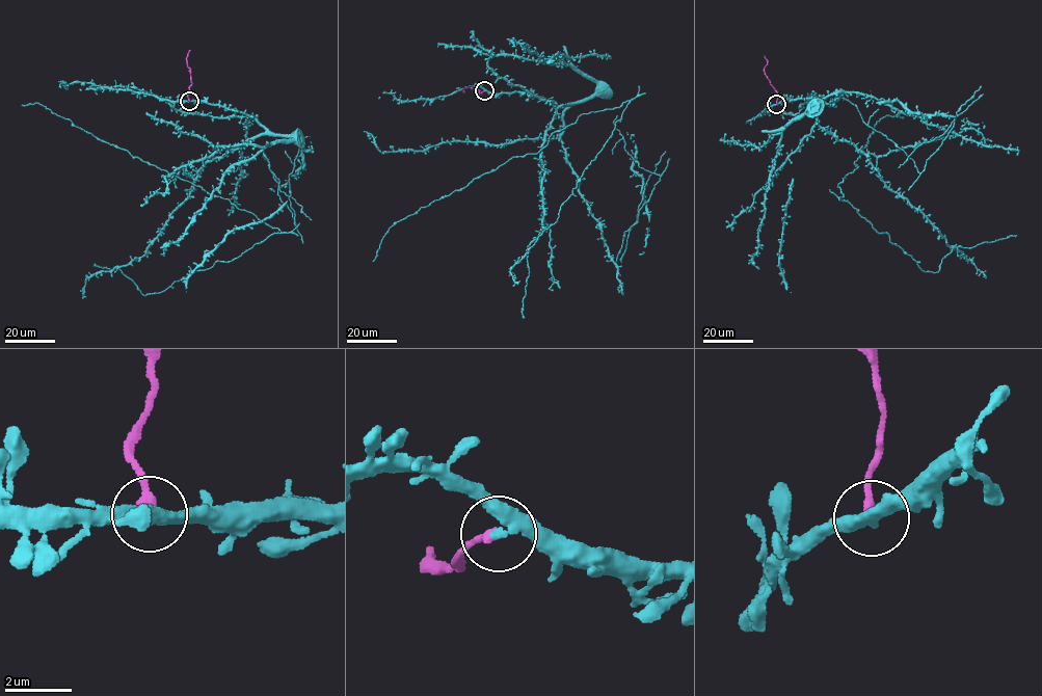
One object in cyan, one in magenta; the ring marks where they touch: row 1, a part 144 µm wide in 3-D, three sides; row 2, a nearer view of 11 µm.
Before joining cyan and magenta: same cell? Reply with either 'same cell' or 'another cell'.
another cell

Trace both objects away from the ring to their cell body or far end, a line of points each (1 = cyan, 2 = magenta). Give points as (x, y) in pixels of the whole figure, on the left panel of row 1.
1: (189, 101), (244, 112), (265, 131), (204, 164), (147, 252), (118, 267), (144, 295), (281, 231), (22, 105)
2: (189, 101), (191, 81), (186, 63), (190, 50)

